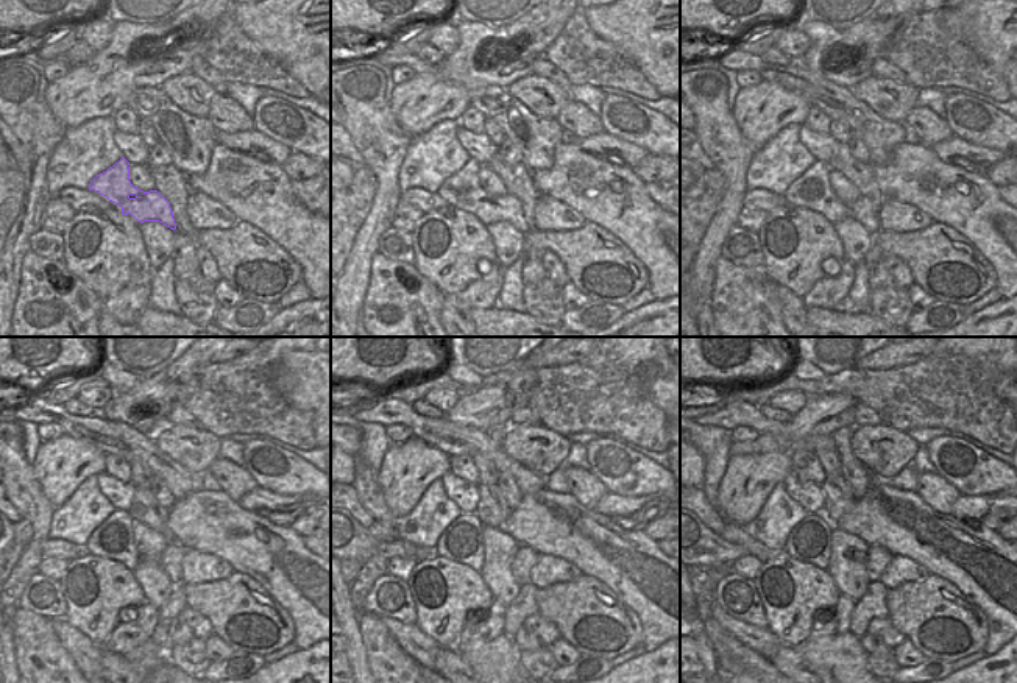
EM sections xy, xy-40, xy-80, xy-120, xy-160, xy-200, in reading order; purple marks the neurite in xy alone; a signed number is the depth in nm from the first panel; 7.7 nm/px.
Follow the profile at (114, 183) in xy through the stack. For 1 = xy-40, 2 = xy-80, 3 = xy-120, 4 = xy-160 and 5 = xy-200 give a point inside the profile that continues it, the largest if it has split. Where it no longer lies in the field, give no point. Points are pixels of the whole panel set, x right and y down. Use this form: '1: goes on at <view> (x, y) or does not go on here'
1: goes on at xy-40 (515, 215)
2: goes on at xy-80 (868, 214)
3: goes on at xy-120 (172, 557)
4: goes on at xy-160 (524, 559)
5: goes on at xy-200 (877, 559)

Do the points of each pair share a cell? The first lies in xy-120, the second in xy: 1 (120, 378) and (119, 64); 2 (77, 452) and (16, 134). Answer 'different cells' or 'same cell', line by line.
1: same cell
2: different cells

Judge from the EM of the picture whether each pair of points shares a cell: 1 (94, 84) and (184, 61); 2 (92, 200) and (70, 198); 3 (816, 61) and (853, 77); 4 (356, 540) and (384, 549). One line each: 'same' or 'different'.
1: same
2: same
3: same
4: same

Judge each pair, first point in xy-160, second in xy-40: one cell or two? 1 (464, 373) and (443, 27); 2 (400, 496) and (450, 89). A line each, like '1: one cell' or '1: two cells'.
1: two cells
2: one cell

